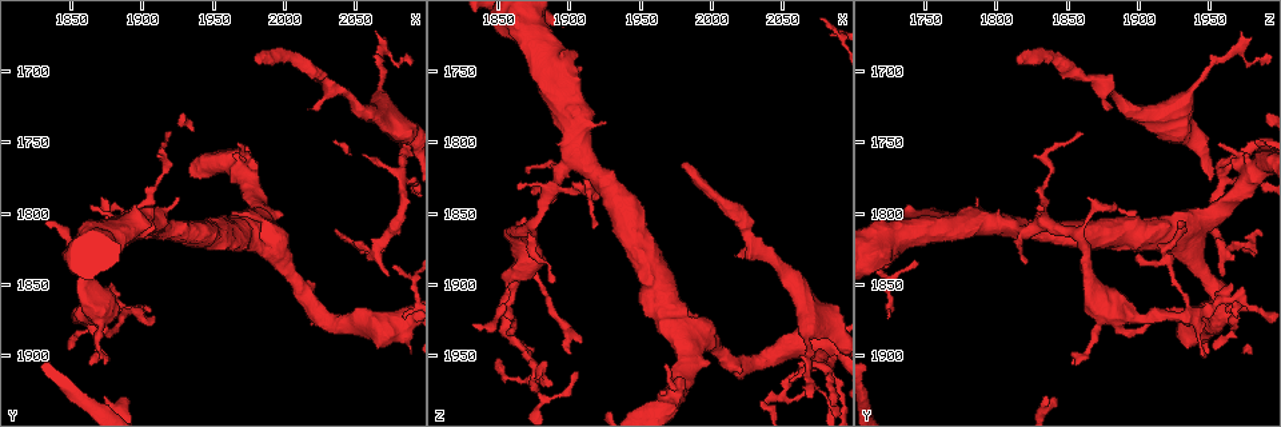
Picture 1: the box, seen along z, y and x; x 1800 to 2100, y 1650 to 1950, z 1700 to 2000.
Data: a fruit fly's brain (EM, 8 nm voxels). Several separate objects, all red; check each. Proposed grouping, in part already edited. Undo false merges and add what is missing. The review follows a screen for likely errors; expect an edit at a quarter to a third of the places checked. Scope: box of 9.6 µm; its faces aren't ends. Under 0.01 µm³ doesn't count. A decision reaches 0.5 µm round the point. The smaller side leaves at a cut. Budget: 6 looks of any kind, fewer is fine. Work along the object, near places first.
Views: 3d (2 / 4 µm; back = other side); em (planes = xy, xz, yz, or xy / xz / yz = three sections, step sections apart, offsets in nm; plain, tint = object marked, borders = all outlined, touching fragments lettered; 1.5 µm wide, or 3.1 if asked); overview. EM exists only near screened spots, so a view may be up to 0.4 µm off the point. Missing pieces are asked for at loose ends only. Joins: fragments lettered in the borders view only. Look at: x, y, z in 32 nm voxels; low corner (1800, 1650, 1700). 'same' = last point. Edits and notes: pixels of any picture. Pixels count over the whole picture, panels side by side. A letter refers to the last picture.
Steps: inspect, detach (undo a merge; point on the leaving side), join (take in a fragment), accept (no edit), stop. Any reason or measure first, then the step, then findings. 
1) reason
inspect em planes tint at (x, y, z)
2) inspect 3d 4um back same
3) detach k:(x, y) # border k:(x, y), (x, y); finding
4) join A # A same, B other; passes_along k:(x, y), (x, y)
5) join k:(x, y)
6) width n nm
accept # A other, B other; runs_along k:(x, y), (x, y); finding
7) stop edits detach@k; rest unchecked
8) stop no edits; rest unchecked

an open end
inspect 3d 2um back at (1978, 1688, 1814)

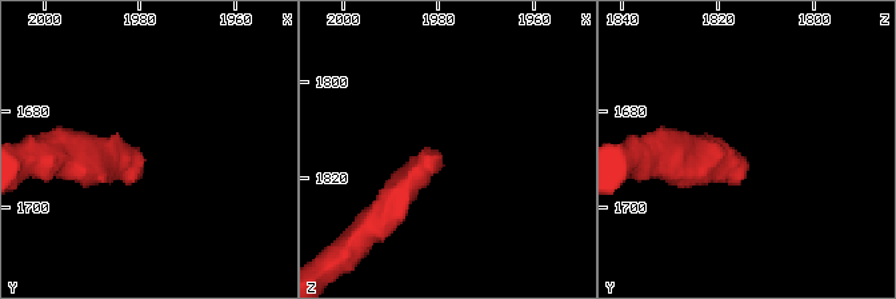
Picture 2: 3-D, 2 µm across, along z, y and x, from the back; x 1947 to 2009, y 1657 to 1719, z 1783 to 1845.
inspect em planes borders at (1979, 1689, 1814)

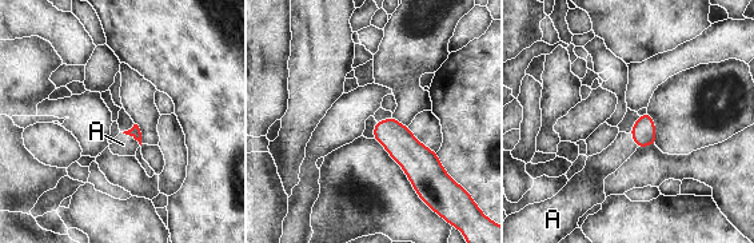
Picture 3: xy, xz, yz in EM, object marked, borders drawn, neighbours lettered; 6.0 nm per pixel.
join A # A same; passes_along 3:(135, 132), (131, 135), (123, 144); the neuron continues

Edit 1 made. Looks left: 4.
see it whole again
inspect overview

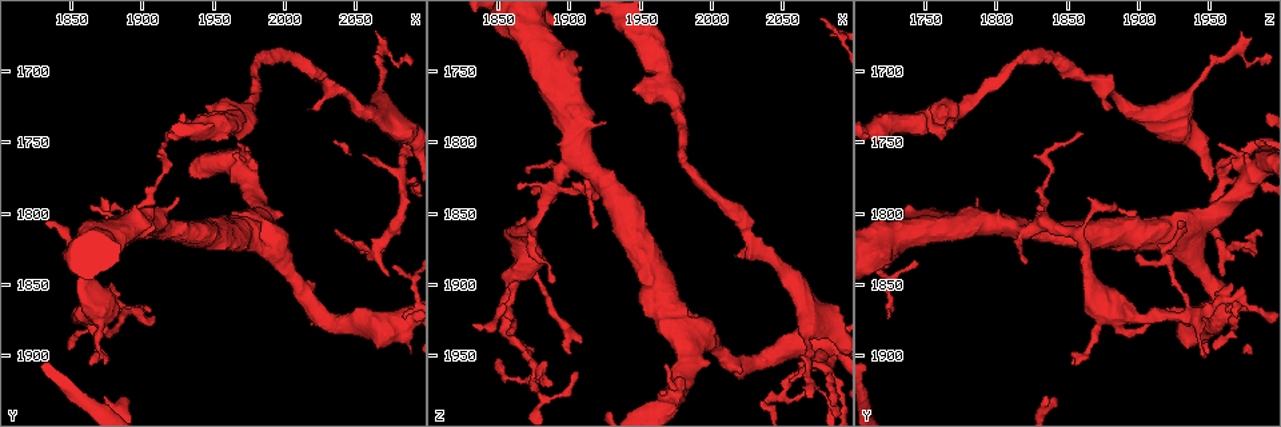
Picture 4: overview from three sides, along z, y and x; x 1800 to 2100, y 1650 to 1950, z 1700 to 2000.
thin end
inspect em planes borders at (2036, 1812, 1984)

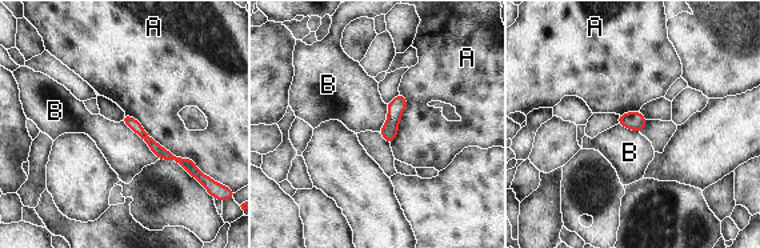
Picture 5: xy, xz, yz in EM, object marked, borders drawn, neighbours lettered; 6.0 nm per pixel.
accept # A other, B other; border 5:(124, 111), (198, 167); no lettered fragment goes on from it

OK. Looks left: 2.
stop edits join@3; rest unchecked

